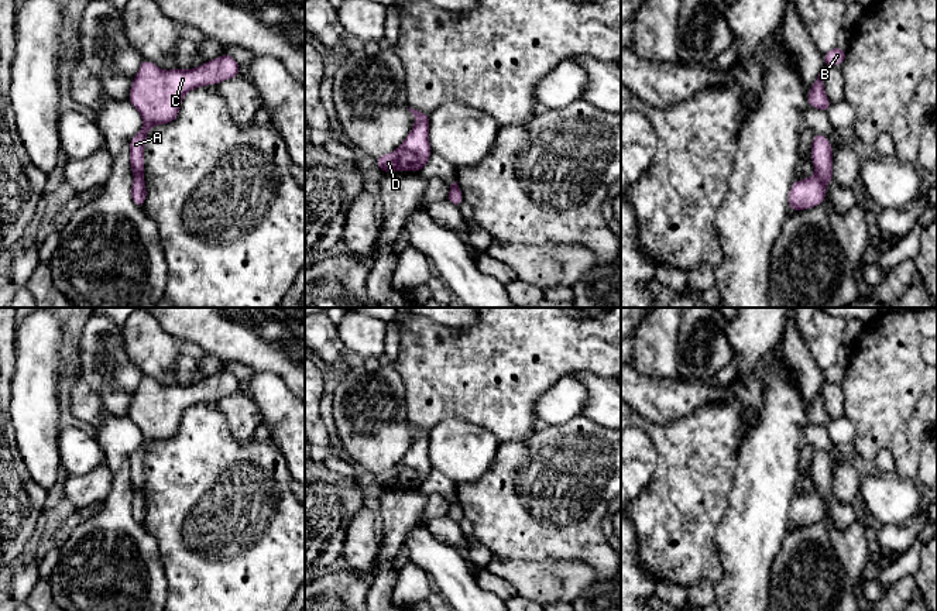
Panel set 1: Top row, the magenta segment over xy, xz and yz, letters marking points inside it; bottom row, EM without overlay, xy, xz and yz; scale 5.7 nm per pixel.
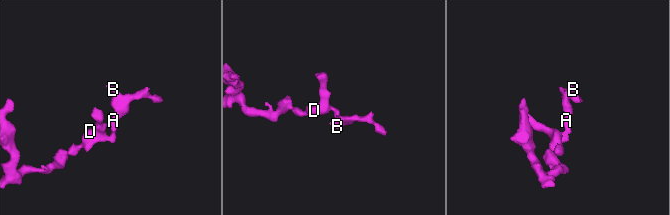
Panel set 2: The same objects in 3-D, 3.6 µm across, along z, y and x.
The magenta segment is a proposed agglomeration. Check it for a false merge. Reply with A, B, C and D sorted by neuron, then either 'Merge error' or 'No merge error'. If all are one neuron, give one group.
Groups: A B C / D. Merge error

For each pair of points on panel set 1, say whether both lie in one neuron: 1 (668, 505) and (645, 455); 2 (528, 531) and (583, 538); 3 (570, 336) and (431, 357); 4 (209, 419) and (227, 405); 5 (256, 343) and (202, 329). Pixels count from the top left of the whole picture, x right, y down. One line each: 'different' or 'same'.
1: different
2: same
3: same
4: different
5: same

